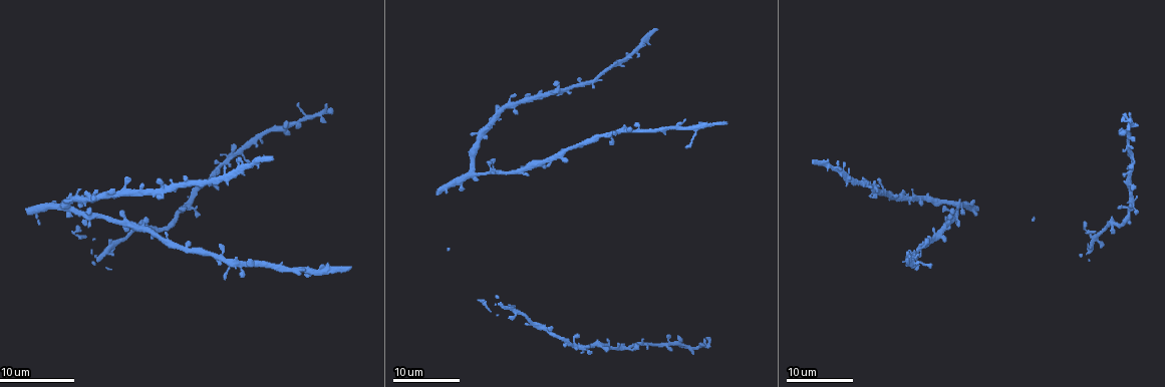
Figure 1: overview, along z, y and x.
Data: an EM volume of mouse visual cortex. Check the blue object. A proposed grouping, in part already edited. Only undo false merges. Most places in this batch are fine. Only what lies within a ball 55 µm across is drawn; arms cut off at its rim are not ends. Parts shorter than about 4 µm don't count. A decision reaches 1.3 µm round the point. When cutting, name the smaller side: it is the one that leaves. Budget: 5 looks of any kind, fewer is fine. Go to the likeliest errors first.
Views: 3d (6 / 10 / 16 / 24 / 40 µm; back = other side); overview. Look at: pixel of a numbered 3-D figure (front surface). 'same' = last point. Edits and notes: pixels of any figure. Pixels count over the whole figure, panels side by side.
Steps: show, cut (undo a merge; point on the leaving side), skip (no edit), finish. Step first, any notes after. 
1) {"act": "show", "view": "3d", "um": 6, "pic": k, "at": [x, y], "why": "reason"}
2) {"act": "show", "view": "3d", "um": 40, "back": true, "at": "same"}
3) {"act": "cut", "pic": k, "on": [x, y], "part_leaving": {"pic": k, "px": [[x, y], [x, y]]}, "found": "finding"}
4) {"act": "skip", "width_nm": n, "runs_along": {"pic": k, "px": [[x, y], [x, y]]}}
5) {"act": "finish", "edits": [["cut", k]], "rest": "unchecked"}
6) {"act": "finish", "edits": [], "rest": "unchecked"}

{"act": "show", "view": "3d", "um": 24, "pic": 1, "at": [471, 168], "why": "three arms meet"}

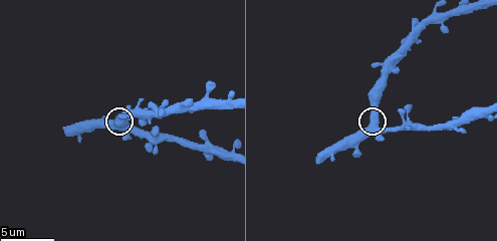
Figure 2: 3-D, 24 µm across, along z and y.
{"act": "show", "view": "3d", "um": 6, "pic": 2, "at": [375, 122]}

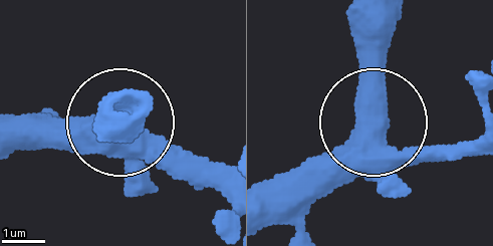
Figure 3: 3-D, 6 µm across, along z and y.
{"act": "skip", "width_nm": 500, "found": "continuous, no second cell"}

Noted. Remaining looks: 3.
{"act": "show", "view": "3d", "um": 24, "pic": 1, "at": [1129, 172], "why": "three-way junction"}

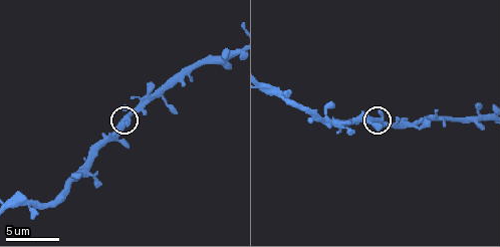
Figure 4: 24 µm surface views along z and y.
{"act": "show", "view": "3d", "um": 6, "pic": 4, "at": [379, 120], "why": "closer look"}

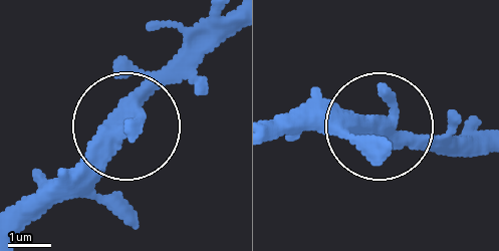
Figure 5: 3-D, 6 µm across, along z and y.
{"act": "skip", "runs_along": {"pic": 5, "px": [[20, 231], [200, 51]]}, "found": "continuous, no second cell"}

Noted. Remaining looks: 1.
{"act": "show", "view": "3d", "um": 16, "pic": 2, "at": [460, 123], "why": "narrows sharply"}

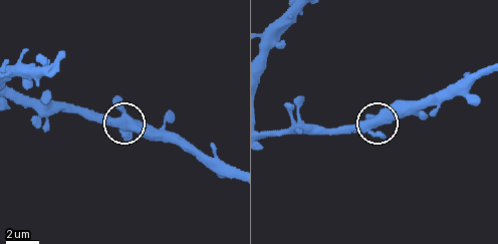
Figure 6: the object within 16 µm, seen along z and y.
{"act": "skip", "found": "one cell here"}

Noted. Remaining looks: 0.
{"act": "finish", "edits": [], "rest": "unchecked"}

